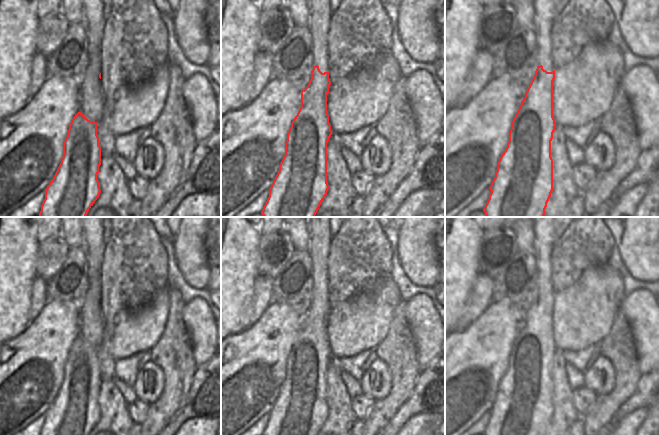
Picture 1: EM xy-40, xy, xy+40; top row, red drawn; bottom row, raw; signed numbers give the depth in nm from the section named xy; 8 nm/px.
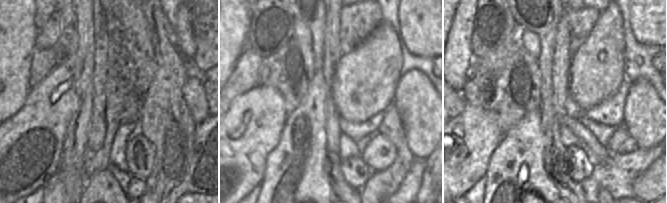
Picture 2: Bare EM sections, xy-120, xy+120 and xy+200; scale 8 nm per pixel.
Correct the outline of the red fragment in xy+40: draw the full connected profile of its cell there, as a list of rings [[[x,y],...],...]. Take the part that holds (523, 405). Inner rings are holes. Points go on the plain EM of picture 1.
[[[531,217],[533,253],[537,263],[537,293],[525,321],[511,347],[509,365],[497,387],[491,417],[483,435],[545,435],[553,415],[551,365],[555,351],[553,341],[553,305],[555,291],[551,279],[551,253],[555,243],[553,217]]]

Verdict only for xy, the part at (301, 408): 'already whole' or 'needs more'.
needs more

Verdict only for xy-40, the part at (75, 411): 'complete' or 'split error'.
split error

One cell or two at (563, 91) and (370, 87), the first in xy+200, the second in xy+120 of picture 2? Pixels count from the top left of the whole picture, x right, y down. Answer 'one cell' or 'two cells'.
two cells

